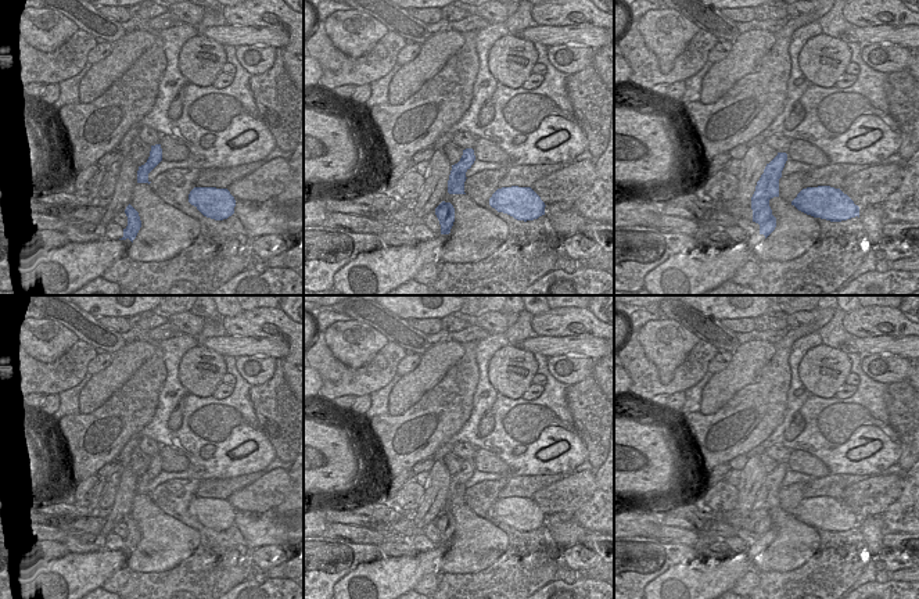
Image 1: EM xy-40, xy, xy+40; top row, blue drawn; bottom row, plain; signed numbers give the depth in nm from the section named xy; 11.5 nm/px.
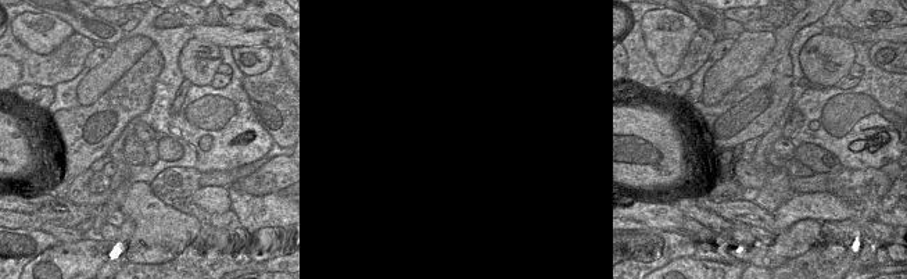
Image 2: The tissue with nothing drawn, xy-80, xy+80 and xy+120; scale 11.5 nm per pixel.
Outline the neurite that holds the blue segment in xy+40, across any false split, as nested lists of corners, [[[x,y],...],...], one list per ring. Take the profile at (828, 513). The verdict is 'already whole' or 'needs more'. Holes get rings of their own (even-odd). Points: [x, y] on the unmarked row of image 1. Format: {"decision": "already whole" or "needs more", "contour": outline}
{"decision": "already whole", "contour": [[[830,496],[803,499],[791,516],[807,526],[830,532],[859,528],[859,517],[840,499]]]}

